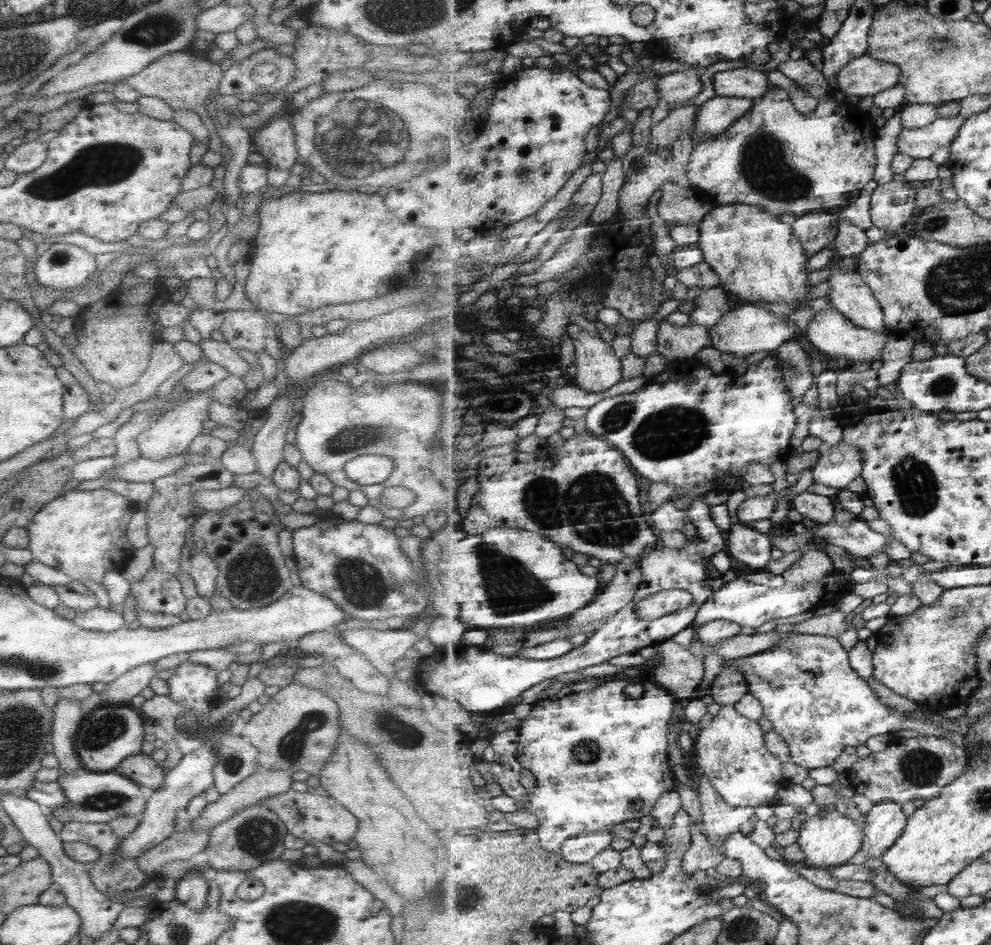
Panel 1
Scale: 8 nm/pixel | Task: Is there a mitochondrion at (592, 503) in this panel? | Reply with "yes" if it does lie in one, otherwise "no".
yes

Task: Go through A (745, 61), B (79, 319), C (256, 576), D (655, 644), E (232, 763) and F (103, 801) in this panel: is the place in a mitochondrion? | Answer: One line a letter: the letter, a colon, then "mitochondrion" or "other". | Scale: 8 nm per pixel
A: other
B: other
C: mitochondrion
D: other
E: mitochondrion
F: mitochondrion

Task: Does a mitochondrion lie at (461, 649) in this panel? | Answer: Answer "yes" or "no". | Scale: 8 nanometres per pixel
no

